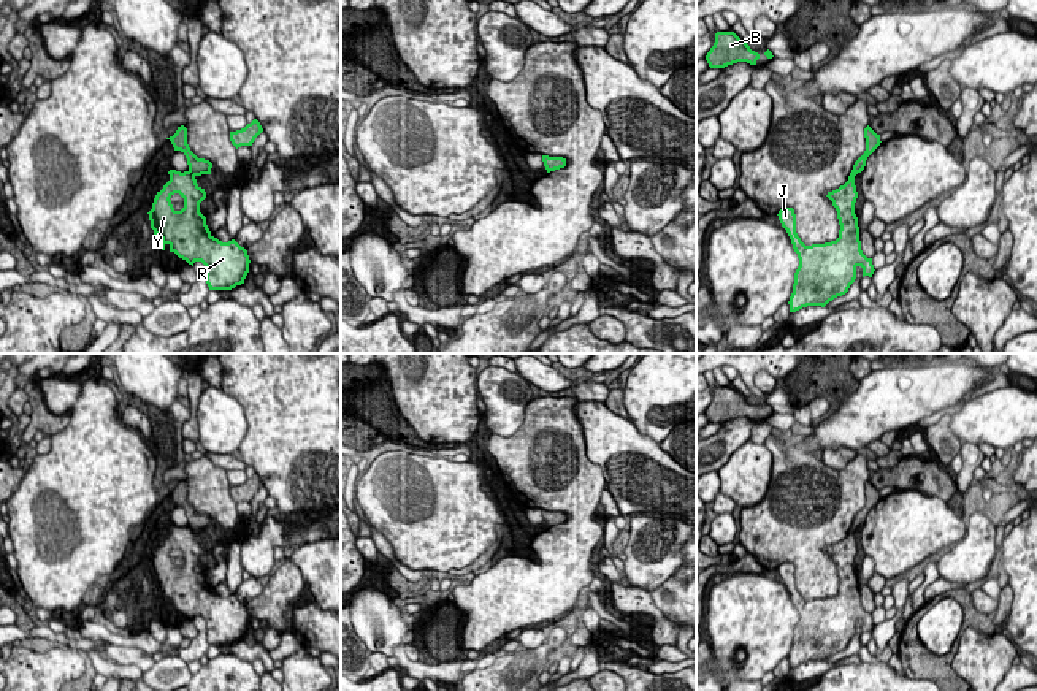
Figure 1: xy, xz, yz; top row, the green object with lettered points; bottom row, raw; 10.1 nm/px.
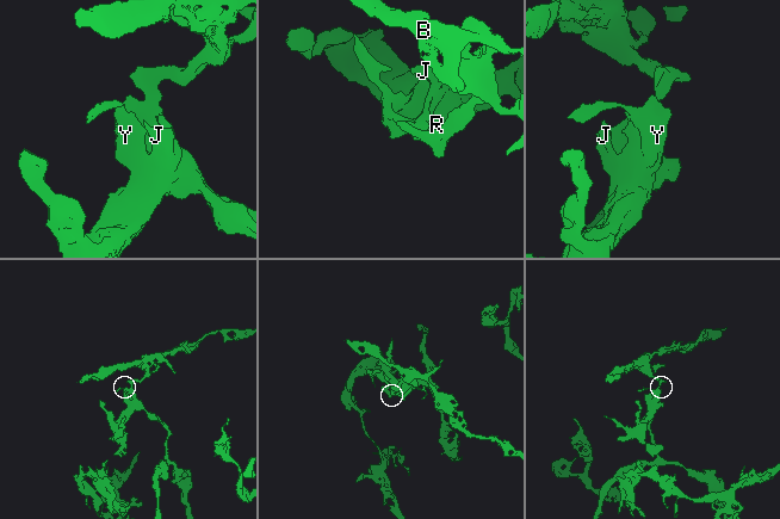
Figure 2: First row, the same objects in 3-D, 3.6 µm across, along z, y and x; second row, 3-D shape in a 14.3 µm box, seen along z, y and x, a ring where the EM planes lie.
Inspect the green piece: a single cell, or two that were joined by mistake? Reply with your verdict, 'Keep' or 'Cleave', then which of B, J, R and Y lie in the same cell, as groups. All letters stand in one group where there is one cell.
Cleave. Groups: B / J R Y

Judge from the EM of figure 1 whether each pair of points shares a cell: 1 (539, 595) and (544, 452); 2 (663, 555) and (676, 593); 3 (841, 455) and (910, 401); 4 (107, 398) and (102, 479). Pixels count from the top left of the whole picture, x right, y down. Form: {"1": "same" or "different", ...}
{"1": "same", "2": "different", "3": "different", "4": "same"}

